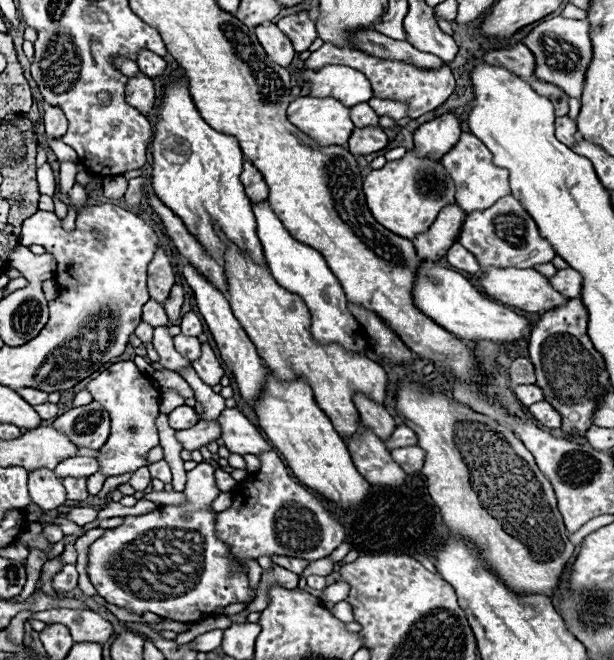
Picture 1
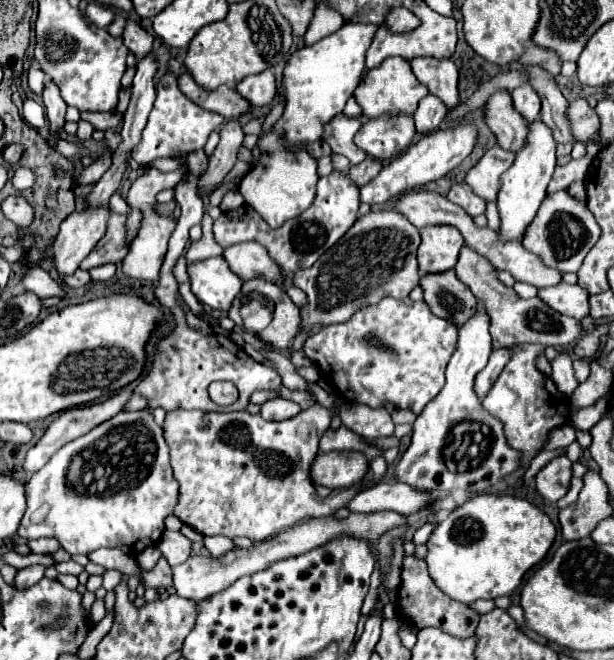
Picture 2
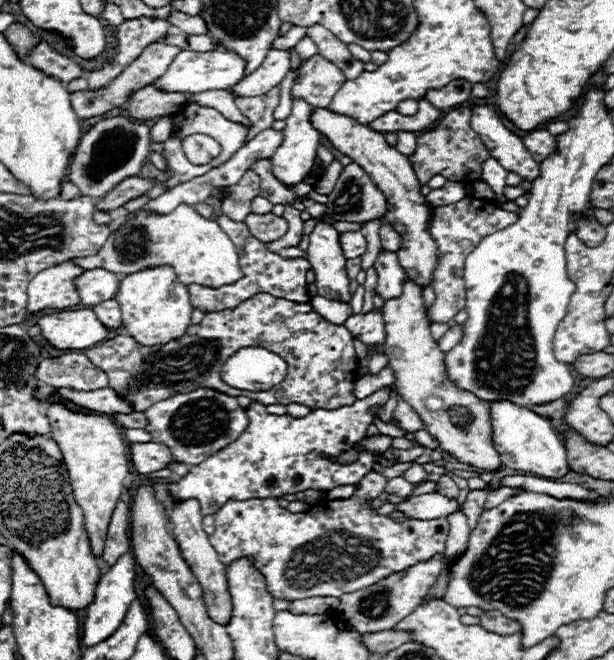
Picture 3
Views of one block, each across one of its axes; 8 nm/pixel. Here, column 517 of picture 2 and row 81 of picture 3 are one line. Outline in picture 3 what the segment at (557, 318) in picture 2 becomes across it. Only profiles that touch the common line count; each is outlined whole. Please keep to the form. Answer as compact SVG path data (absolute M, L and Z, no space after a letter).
M312 56L302 62L298 78L292 86L294 100L306 100L316 108L328 108L334 94L346 82L342 70L322 56Z

